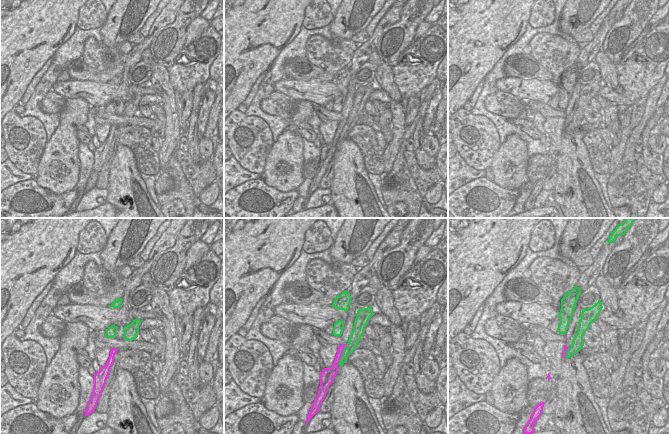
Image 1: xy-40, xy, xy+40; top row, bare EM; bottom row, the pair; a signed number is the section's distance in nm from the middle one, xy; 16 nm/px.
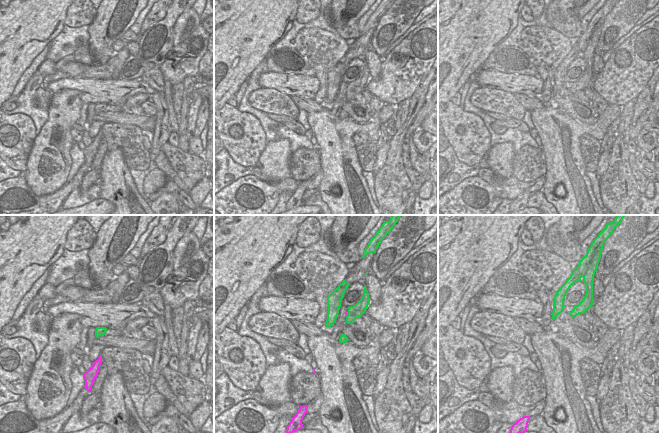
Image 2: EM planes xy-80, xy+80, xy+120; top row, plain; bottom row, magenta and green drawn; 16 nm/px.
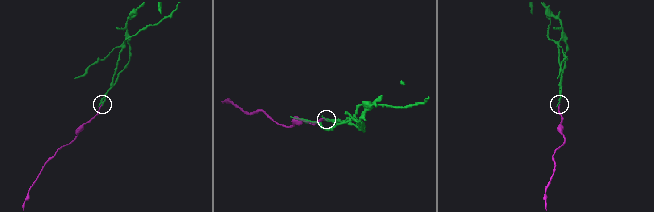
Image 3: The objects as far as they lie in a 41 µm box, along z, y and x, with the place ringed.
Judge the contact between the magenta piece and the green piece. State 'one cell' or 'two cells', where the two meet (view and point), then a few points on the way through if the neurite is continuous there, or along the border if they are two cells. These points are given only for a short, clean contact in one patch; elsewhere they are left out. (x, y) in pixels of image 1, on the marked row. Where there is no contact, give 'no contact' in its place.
two cells; contact xy (342, 353)

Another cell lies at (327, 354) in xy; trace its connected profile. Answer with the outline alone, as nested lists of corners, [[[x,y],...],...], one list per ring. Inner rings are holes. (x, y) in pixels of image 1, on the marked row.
[[[331,345],[328,347],[321,346],[319,354],[325,368],[332,367],[338,351],[338,347],[339,347],[338,345]]]

